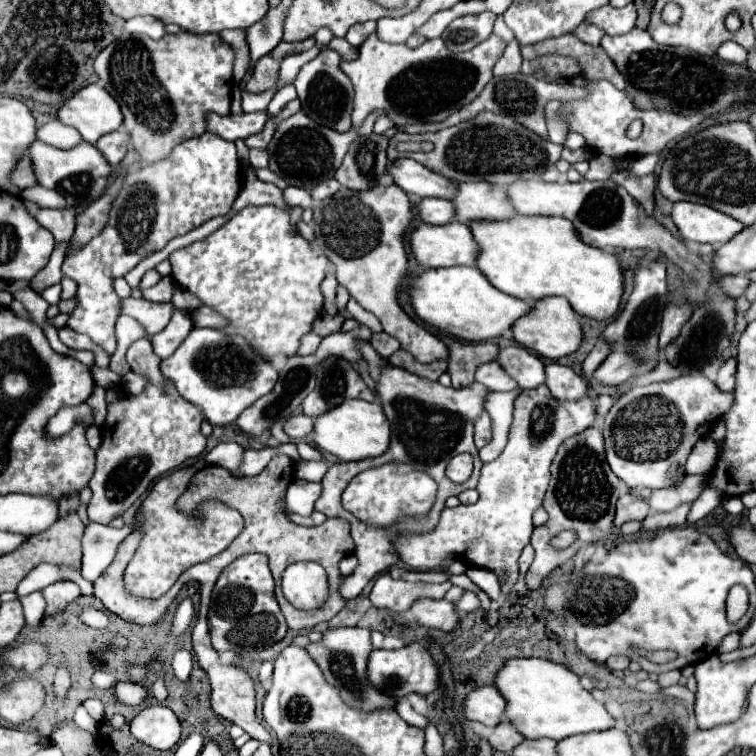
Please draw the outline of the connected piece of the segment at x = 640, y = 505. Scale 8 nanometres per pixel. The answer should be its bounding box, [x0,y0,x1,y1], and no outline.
[614,493,650,527]

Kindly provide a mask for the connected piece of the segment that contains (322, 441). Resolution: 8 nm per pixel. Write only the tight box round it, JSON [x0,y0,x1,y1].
[314,399,390,461]

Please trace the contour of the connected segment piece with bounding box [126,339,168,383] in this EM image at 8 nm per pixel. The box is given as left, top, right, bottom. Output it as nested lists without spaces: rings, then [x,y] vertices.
[[[138,339],[128,347],[126,353],[126,361],[130,363],[130,367],[136,373],[146,375],[146,379],[150,383],[164,383],[168,381],[162,373],[160,373],[160,359],[154,355],[152,345],[148,339]]]

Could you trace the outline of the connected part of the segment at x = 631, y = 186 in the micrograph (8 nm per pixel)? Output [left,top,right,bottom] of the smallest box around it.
[612,169,656,215]

